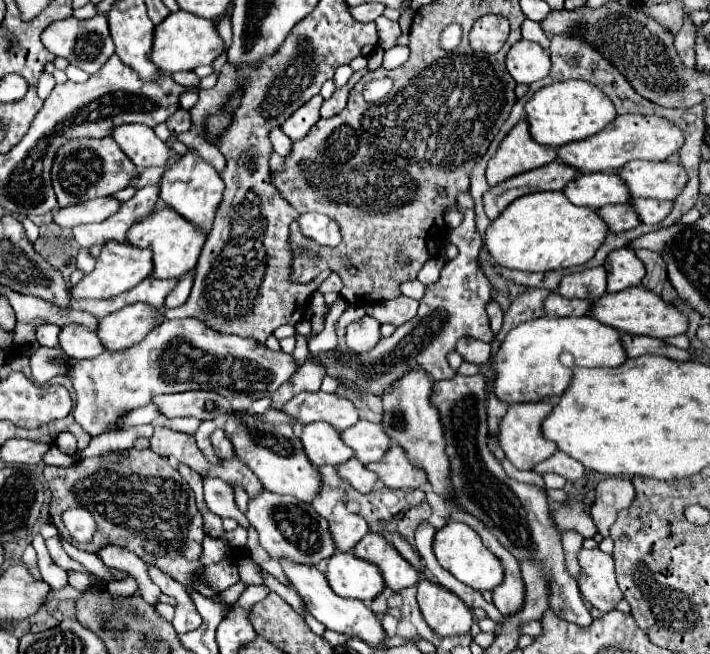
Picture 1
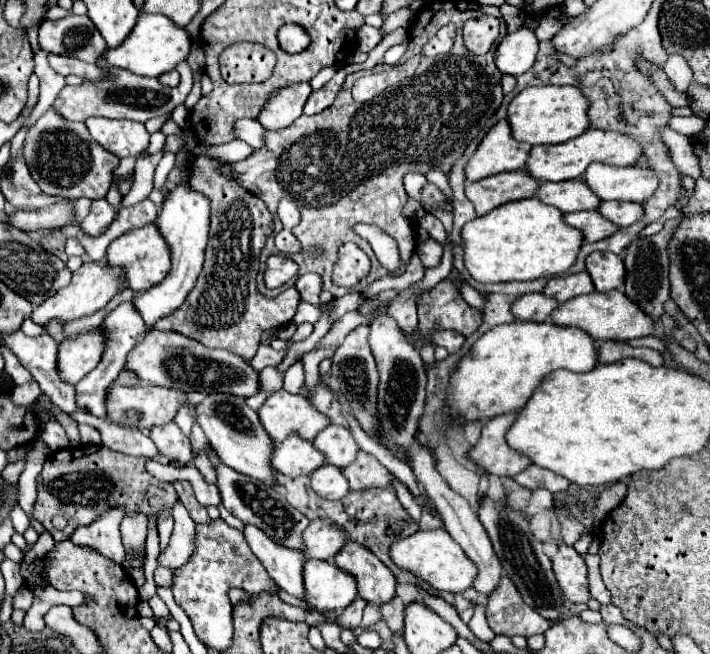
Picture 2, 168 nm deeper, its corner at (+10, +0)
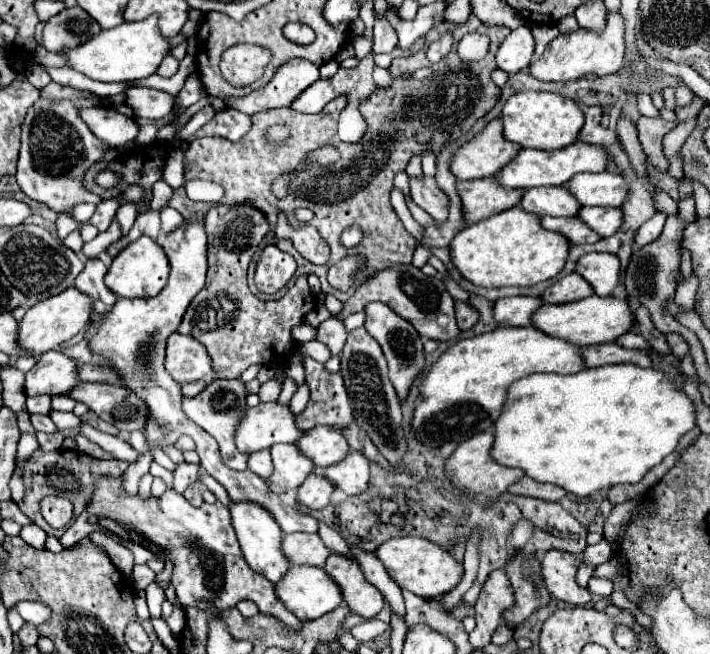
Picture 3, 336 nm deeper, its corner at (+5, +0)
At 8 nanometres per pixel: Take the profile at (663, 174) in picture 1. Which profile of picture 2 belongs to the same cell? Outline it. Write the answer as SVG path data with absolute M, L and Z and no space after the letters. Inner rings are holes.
M593 163L583 179L603 199L617 201L647 201L659 185L659 177L649 167L617 167L607 163Z

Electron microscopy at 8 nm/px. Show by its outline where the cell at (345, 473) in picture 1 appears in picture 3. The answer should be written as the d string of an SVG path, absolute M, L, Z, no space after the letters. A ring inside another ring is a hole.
M310 475L304 485L298 487L296 503L308 509L324 509L330 503L330 495L334 491L334 485L326 481L326 477Z

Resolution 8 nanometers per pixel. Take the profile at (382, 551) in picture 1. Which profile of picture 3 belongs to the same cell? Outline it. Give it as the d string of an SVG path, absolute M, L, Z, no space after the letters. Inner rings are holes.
M330 555L324 563L324 571L340 587L342 599L352 613L364 619L374 619L380 613L380 609L384 607L384 597L374 585L364 579L354 557Z

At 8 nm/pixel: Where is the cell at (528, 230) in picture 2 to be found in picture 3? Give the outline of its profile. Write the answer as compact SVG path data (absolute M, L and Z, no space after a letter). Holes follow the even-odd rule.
M512 207L508 211L502 211L490 219L478 221L474 225L464 227L450 243L450 259L454 267L462 273L464 279L468 279L476 287L530 287L540 281L548 281L554 275L558 275L566 263L566 249L570 249L568 241L562 241L558 233L546 233L546 229L538 229L538 217L530 213L522 213L522 209Z

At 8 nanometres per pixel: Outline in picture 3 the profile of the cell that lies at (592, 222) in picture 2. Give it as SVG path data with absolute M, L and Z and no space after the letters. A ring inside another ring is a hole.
M542 217L540 225L548 231L564 235L570 243L594 243L598 241L598 233L586 229L576 217Z

